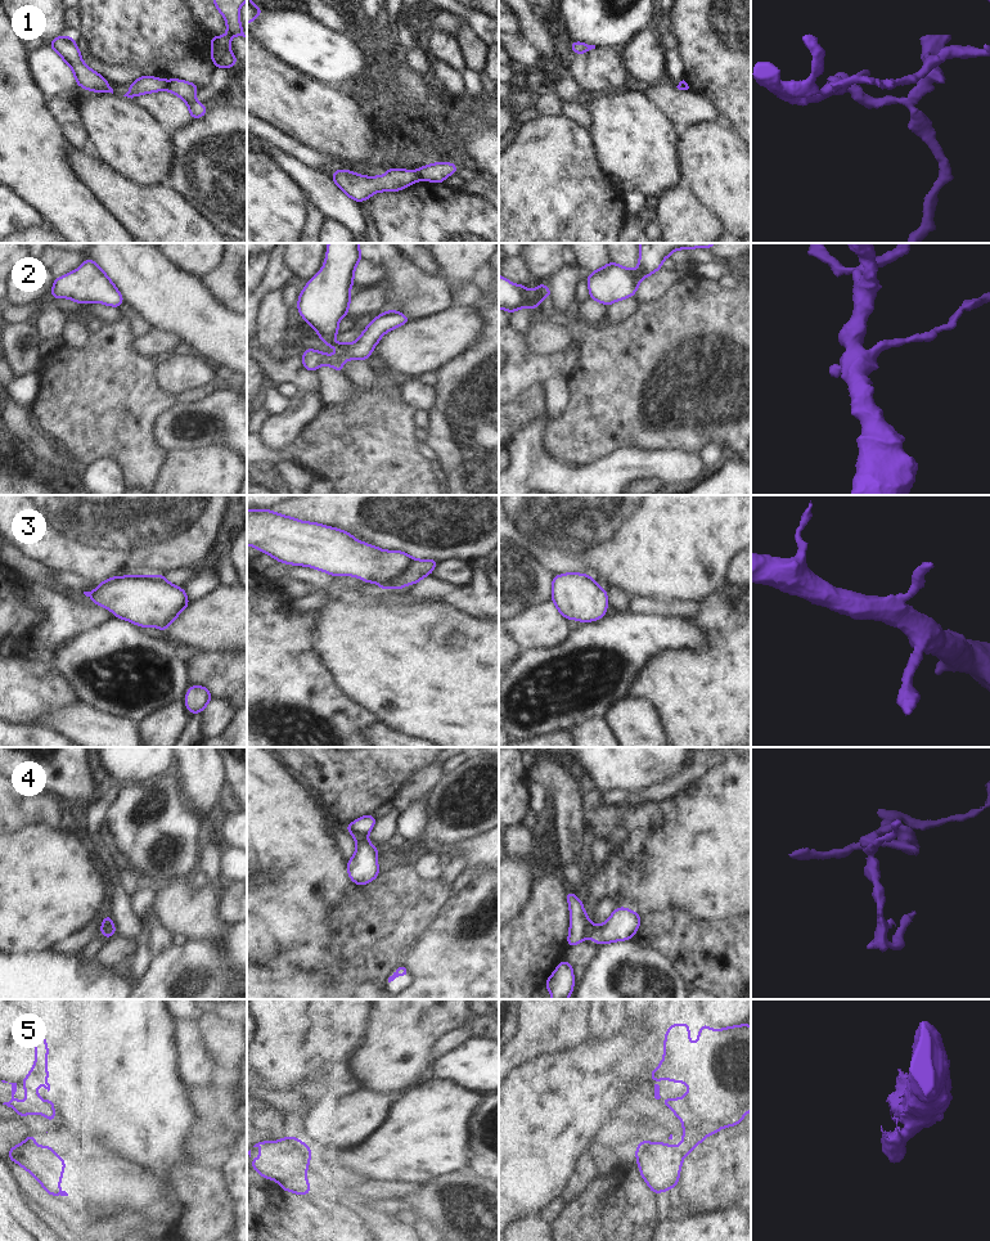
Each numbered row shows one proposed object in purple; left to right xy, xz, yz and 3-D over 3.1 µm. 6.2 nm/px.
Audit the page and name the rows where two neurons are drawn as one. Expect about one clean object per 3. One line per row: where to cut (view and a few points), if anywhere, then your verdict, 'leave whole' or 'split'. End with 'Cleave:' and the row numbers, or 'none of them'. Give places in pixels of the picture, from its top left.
1: cut xy (167, 81), (165, 89); split
2: cut none; leave whole
3: cut xz (413, 558), (397, 576), (378, 583); split
4: cut xz (354, 836), (363, 835), (367, 837); split
5: cut xz (306, 1169), (279, 1183); split
Cleave: 1, 3, 4, 5

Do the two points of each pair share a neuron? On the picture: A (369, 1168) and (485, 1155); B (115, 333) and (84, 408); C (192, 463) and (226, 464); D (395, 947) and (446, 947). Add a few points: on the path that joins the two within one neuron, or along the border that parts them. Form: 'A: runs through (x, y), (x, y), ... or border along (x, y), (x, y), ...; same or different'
A: border along (469, 1127), (471, 1147), (473, 1151), (471, 1165); different
B: runs through (112, 351), (109, 382), (102, 390); same
C: runs through (201, 464), (217, 464); same
D: border along (414, 940), (403, 962); different

